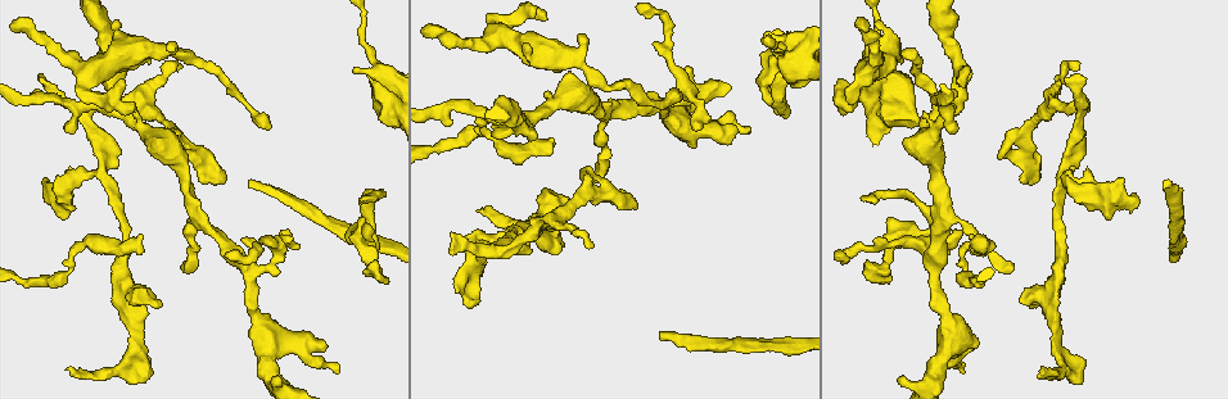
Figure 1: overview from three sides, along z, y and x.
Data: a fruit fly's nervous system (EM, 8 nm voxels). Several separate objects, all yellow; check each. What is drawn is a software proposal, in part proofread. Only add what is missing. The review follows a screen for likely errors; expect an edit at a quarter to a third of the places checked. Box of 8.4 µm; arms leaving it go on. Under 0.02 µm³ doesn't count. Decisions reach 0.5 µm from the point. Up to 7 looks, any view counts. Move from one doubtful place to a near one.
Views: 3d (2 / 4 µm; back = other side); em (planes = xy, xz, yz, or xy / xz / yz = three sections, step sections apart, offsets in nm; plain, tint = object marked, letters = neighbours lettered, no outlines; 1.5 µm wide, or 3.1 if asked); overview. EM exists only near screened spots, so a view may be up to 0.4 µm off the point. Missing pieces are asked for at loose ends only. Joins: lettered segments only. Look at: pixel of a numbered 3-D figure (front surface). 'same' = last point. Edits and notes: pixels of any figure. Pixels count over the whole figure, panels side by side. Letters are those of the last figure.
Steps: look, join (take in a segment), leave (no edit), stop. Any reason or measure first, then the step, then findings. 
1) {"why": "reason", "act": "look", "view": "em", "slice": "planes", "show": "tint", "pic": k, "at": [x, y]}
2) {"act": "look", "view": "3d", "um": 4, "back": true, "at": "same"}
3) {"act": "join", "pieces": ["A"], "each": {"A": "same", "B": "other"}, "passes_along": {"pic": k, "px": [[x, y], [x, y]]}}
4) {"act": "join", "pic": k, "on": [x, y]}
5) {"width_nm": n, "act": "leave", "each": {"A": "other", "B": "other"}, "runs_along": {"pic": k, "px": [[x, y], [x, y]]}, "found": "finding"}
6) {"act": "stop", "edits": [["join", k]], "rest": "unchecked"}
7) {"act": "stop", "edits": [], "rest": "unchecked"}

{"why": "thin end", "act": "look", "view": "em", "slice": "planes", "show": "plain", "pic": 1, "at": [360, 199]}

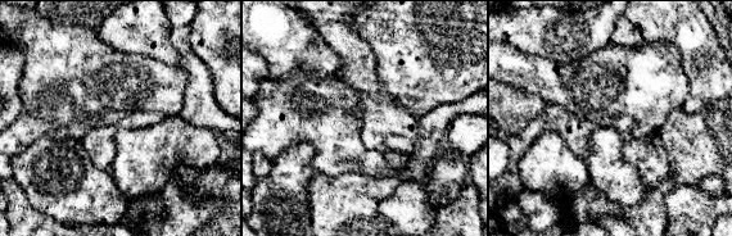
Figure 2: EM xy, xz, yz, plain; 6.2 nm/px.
{"why": "what lies round it", "act": "look", "view": "em", "slice": "planes", "show": "letters", "at": "same"}

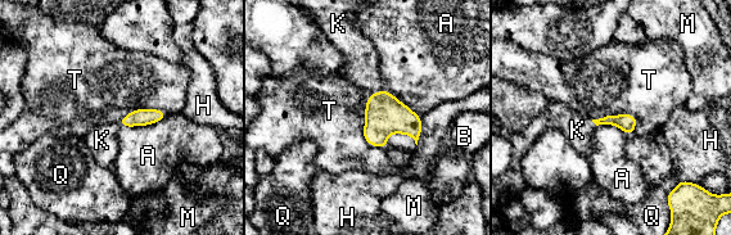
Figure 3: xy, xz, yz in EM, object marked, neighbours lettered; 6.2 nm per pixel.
{"width_nm": 110, "act": "join", "pieces": ["K"], "each": {"A": "other", "B": "other", "H": "other", "K": "same", "M": "other", "Q": "other", "T": "other"}, "found": "it goes on there"}

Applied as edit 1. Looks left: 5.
{"why": "redraw", "act": "look", "view": "overview"}

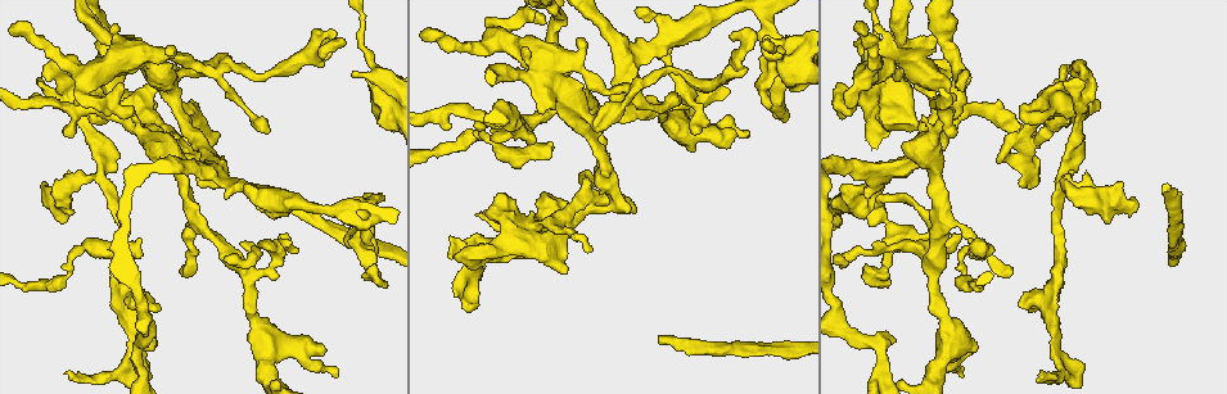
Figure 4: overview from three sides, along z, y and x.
{"why": "an open end", "act": "look", "view": "em", "slice": "planes", "show": "letters", "pic": 4, "at": [881, 286]}

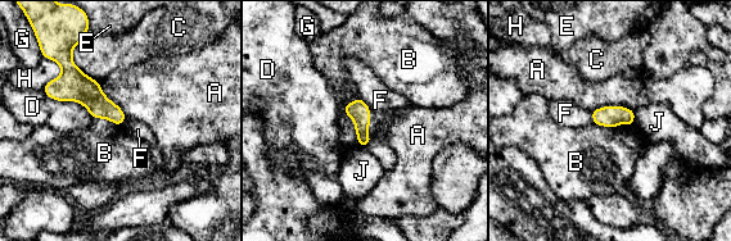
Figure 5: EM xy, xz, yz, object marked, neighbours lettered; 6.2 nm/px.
{"act": "leave", "each": {"A": "other", "B": "other", "C": "other", "D": "other", "E": "other", "F": "other", "G": "other", "H": "other", "J": "other"}, "border": {"pic": 5, "px": [[356, 98], [344, 113], [359, 145]]}, "found": "no lettered segment goes on from it"}

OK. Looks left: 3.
{"act": "look", "view": "3d", "um": 4, "pic": 4, "at": [765, 37]}

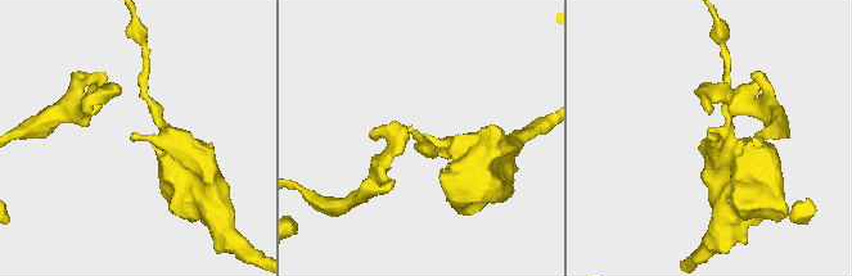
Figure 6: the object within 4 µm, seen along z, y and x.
{"act": "look", "view": "em", "slice": "planes", "show": "letters", "pic": 6, "at": [707, 135]}

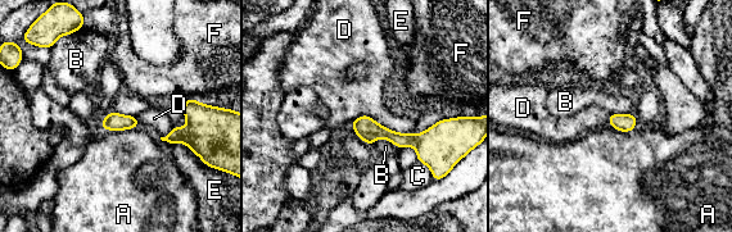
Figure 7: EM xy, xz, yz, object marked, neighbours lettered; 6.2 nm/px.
{"act": "leave", "each": {"A": "other", "B": "other", "C": "other", "D": "other", "E": "other", "F": "other"}, "runs_along": {"pic": 7, "px": [[355, 124], [400, 140], [426, 140], [442, 124]]}, "found": "no lettered segment goes on from it"}

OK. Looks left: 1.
{"act": "stop", "edits": [["join", 3]], "rest": "unchecked"}

